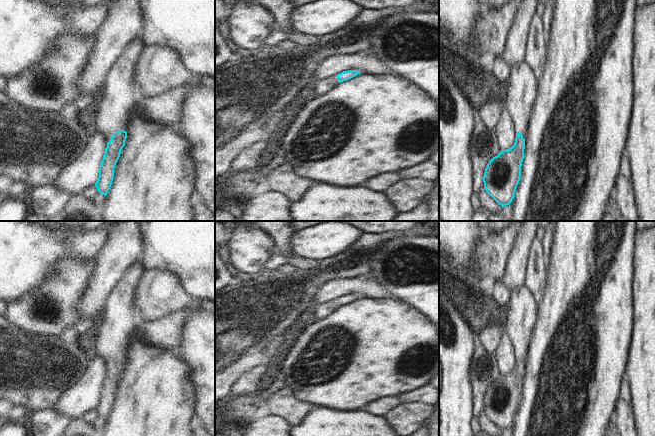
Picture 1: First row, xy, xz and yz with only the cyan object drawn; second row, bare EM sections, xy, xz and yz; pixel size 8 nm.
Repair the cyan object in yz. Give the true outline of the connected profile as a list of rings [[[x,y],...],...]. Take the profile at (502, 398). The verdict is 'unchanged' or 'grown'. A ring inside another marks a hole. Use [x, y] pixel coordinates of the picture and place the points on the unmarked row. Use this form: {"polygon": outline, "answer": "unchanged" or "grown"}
{"polygon": [[[525,285],[511,291],[505,335],[517,357],[515,367],[511,372],[501,374],[489,385],[483,400],[484,413],[502,431],[512,426],[520,405],[525,359],[537,317],[538,303],[539,297],[534,296]]], "answer": "grown"}

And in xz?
{"polygon": [[[348,294],[339,297],[338,299],[332,299],[327,302],[318,303],[315,310],[316,319],[322,319],[329,314],[333,313],[338,307],[347,305],[360,298],[358,294]]], "answer": "grown"}

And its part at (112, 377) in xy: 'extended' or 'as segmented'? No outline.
extended

